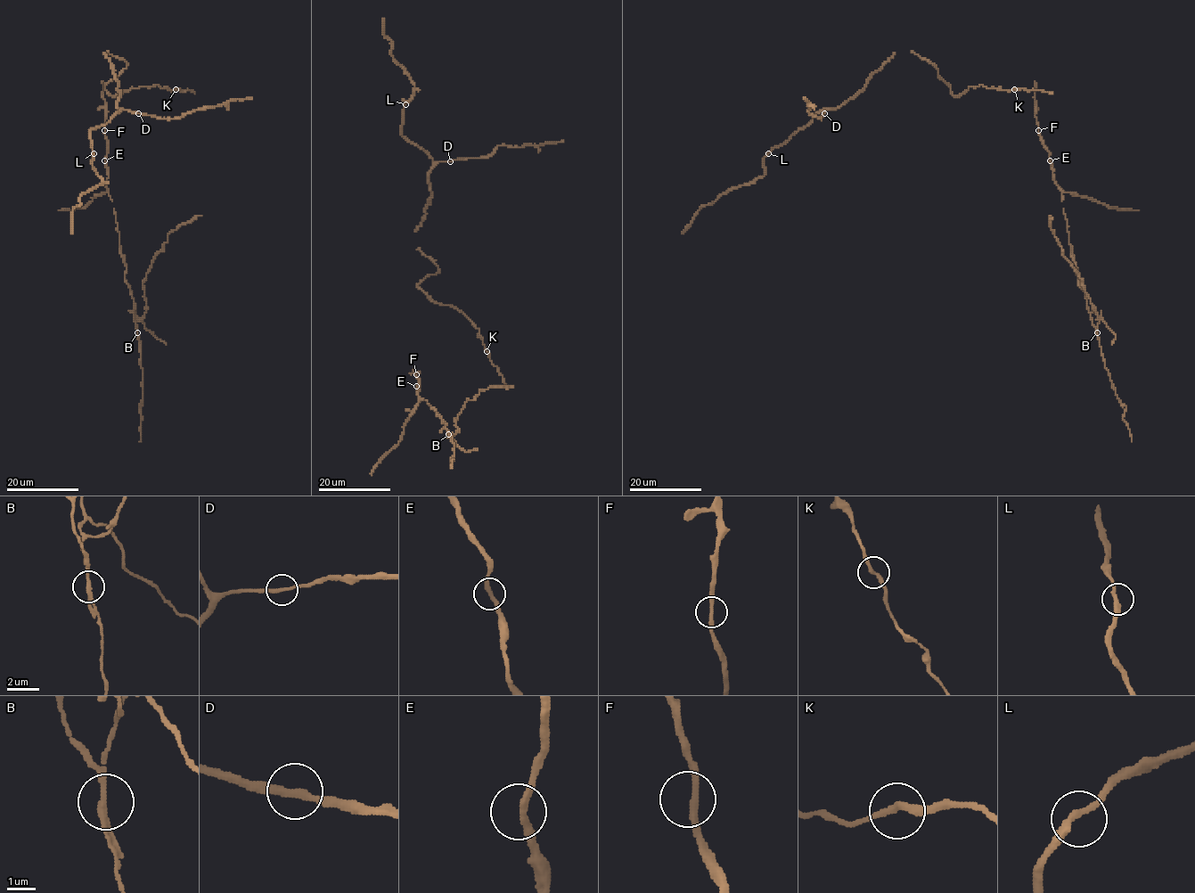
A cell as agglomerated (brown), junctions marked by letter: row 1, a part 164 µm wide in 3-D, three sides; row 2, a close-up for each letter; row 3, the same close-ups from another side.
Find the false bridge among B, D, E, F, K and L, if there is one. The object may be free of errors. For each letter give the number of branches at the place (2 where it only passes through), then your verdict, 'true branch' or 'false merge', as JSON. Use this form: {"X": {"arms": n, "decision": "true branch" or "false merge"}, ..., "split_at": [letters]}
{"B": {"arms": 2, "decision": "false merge"}, "D": {"arms": 2, "decision": "true branch"}, "E": {"arms": 2, "decision": "true branch"}, "F": {"arms": 2, "decision": "true branch"}, "K": {"arms": 2, "decision": "true branch"}, "L": {"arms": 2, "decision": "true branch"}, "split_at": ["B"]}

